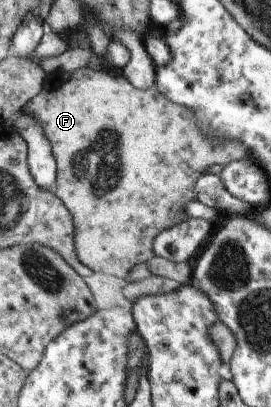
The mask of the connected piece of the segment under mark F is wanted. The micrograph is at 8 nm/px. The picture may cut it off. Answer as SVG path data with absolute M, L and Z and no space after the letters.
M85 66L72 72L56 70L45 74L44 78L41 90L33 98L30 98L27 104L19 111L29 111L37 117L37 120L40 120L45 138L49 141L56 166L53 192L71 215L76 257L79 262L89 267L93 273L107 273L123 279L131 272L131 268L135 264L149 260L149 258L155 255L152 249L153 239L165 229L171 228L185 219L189 219L185 215L183 206L187 202L191 202L191 200L197 201L194 189L195 181L201 175L207 173L209 166L213 166L213 164L225 165L228 162L242 159L248 152L246 146L235 139L210 141L200 133L196 125L194 112L190 108L182 107L167 100L161 93L158 93L155 84L143 90L136 89L124 77L121 70L116 69L114 72L104 69L92 70Z

